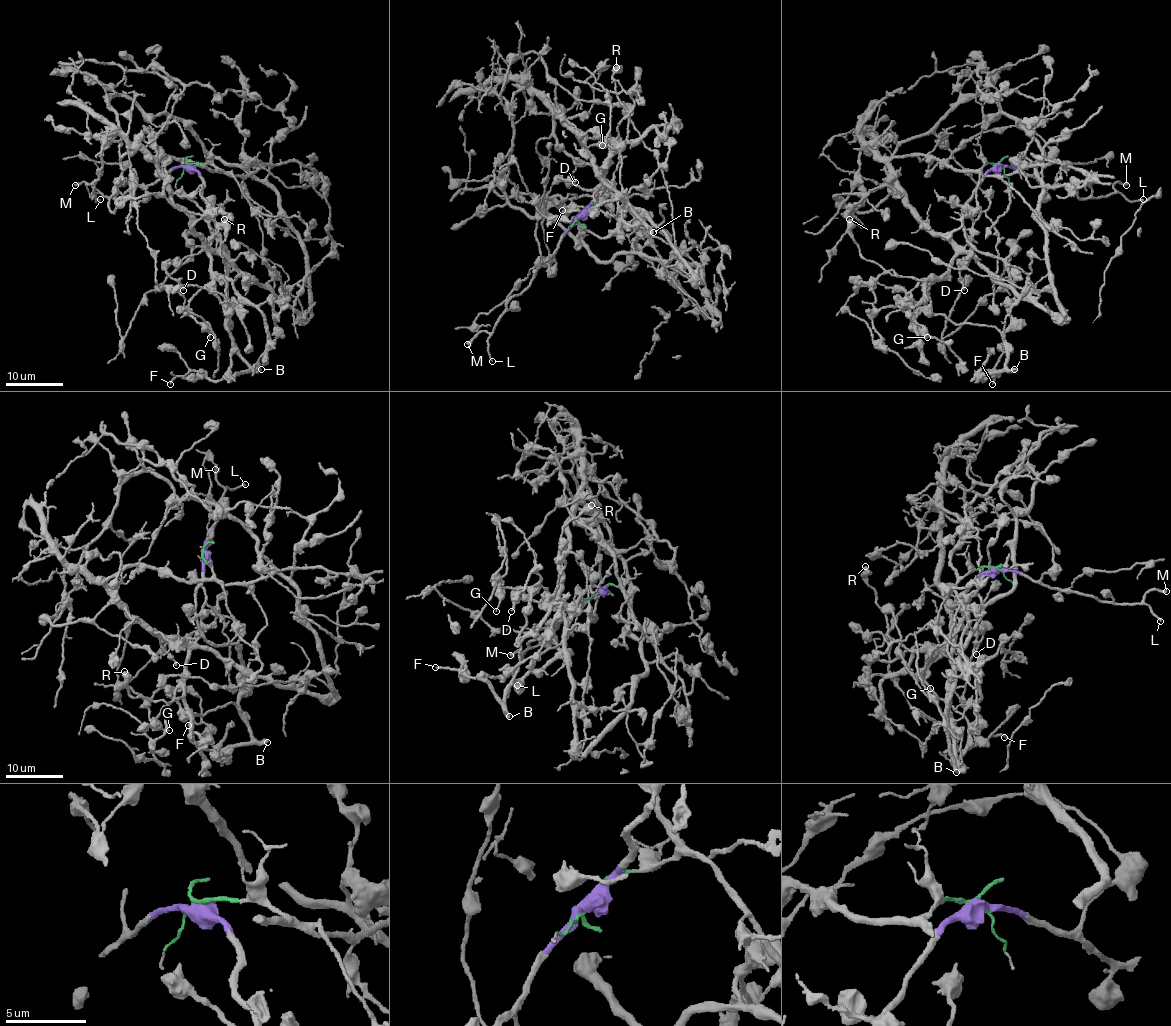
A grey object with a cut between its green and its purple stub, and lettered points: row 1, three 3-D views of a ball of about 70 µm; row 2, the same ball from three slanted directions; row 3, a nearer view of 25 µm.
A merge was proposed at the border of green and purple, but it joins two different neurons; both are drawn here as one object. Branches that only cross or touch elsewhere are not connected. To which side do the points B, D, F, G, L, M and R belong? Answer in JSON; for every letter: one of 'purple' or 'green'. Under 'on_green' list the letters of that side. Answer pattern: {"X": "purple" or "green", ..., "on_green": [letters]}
{"B": "purple", "D": "purple", "F": "purple", "G": "purple", "L": "purple", "M": "purple", "R": "green", "on_green": ["R"]}

